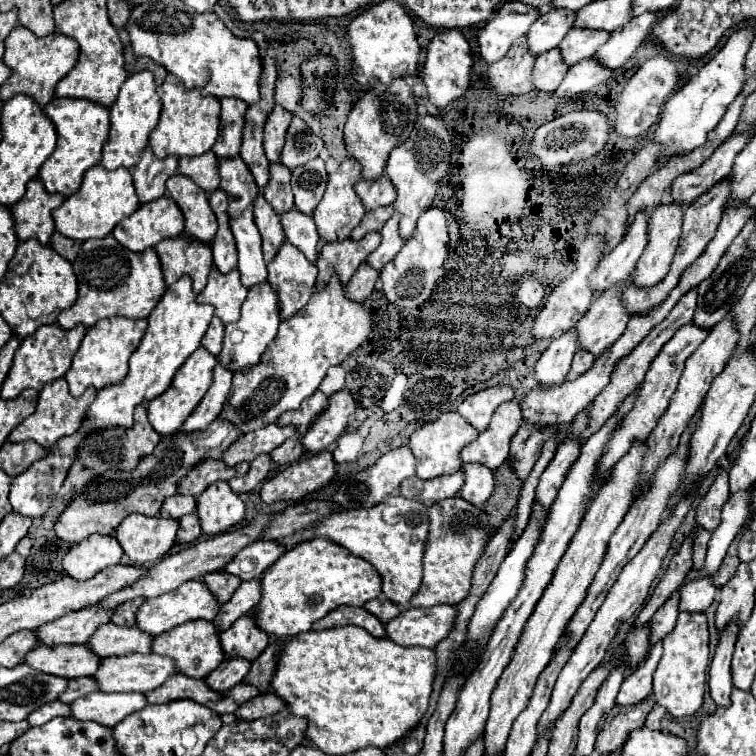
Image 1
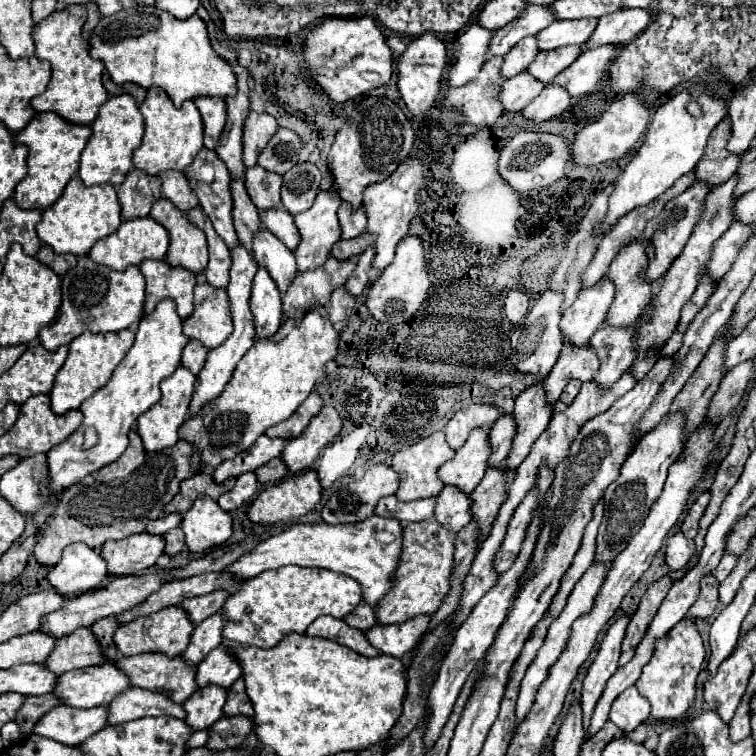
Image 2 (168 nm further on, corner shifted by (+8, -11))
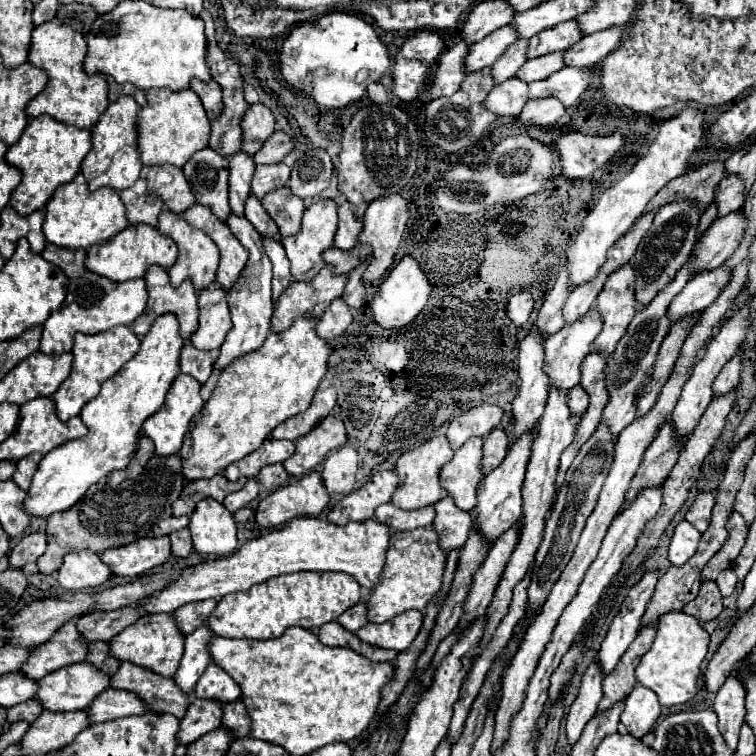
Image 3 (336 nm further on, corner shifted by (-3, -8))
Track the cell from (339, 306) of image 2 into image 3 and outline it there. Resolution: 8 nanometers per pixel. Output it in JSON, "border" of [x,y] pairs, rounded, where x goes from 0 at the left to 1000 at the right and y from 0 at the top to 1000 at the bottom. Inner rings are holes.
{"border":[[[448,393],[425,417],[422,430],[419,430],[419,443],[438,451],[440,446],[448,446],[464,430],[464,425],[467,425],[467,414],[462,403]]]}

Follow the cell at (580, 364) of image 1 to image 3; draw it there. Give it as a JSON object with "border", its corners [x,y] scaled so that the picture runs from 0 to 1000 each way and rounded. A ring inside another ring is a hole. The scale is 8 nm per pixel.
{"border":[[[763,509],[761,515],[755,515],[753,522],[750,522],[750,536],[753,536],[755,549],[769,549],[776,541],[776,536],[779,536],[776,517],[771,517],[769,509]]]}

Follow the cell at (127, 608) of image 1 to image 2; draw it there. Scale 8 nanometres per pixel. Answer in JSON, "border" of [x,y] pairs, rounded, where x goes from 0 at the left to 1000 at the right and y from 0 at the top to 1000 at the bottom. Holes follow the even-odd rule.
{"border":[[[143,815],[143,817],[138,817],[138,820],[130,820],[127,825],[122,825],[122,828],[119,828],[122,839],[127,841],[127,847],[130,847],[132,857],[135,857],[135,868],[140,868],[140,870],[143,870],[143,876],[148,876],[148,878],[156,873],[153,852],[151,852],[151,847],[148,847],[148,841],[151,841],[153,831],[156,831],[156,825],[153,825],[153,820],[151,820],[151,817],[146,817],[146,815]]]}

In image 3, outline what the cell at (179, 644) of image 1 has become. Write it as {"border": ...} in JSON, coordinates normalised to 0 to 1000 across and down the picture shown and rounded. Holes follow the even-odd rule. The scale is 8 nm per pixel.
{"border":[[[163,874],[157,888],[147,896],[147,909],[176,914],[200,940],[226,943],[237,951],[247,940],[253,925],[253,919],[239,917],[229,896],[205,896],[205,890],[194,890],[194,885],[184,885],[184,880],[168,880],[168,874]]]}

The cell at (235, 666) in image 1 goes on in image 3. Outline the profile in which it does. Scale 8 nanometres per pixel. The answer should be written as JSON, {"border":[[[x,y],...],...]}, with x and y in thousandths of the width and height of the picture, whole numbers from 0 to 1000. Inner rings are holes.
{"border":[[[255,922],[245,948],[239,951],[239,964],[234,970],[237,983],[242,985],[255,983],[271,970],[287,964],[292,959],[292,948],[295,948],[295,933],[290,933],[290,927]]]}

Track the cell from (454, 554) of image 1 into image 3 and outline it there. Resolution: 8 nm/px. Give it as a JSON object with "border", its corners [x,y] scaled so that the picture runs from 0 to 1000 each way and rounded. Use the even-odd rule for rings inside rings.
{"border":[[[554,697],[546,702],[520,702],[504,771],[491,782],[491,790],[485,795],[488,821],[509,824],[541,806],[560,808],[570,798],[570,790],[575,790],[575,784],[581,784],[583,779],[589,745],[591,731],[581,726],[581,710],[575,710],[575,700]]]}

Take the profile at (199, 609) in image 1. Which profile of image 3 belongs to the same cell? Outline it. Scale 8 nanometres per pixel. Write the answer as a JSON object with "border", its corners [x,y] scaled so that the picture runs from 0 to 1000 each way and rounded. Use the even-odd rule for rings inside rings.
{"border":[[[210,811],[210,813],[192,813],[173,829],[163,832],[157,840],[152,840],[147,845],[144,856],[147,856],[147,866],[155,869],[157,874],[173,874],[173,877],[194,882],[210,893],[229,896],[231,888],[237,885],[237,874],[239,874],[239,866],[245,858],[242,848],[245,848],[245,843],[242,843],[242,837],[237,837],[237,832],[231,832],[231,821],[226,821],[226,813]]]}

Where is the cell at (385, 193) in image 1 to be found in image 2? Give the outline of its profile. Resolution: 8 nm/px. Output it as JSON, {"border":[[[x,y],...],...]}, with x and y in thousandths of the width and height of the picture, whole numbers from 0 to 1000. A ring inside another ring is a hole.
{"border":[[[450,270],[447,275],[447,291],[450,291],[450,304],[452,304],[452,317],[463,317],[476,312],[479,307],[484,307],[484,294],[481,291],[481,278],[466,278],[460,270]]]}

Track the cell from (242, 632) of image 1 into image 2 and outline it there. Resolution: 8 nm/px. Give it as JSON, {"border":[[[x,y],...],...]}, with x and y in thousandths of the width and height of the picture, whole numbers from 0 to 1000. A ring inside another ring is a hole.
{"border":[[[288,854],[286,860],[280,860],[265,876],[265,884],[259,884],[262,910],[278,907],[278,905],[304,910],[315,897],[317,897],[317,878],[312,878],[312,873],[302,868],[302,860],[296,854]]]}

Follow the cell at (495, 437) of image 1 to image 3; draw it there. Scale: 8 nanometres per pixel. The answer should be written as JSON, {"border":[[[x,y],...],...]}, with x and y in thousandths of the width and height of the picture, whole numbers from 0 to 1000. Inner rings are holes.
{"border":[[[620,581],[602,604],[583,620],[583,642],[602,660],[604,671],[612,676],[623,676],[628,671],[628,647],[634,647],[634,636],[639,636],[639,581]]]}

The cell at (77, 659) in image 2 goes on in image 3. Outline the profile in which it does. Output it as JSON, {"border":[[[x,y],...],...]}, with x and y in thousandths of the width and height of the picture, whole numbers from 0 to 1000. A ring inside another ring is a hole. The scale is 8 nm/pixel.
{"border":[[[91,821],[73,837],[70,845],[44,858],[36,877],[28,882],[28,890],[33,890],[41,898],[54,898],[62,890],[73,885],[83,885],[97,877],[107,877],[115,869],[118,851],[104,837],[99,821]]]}

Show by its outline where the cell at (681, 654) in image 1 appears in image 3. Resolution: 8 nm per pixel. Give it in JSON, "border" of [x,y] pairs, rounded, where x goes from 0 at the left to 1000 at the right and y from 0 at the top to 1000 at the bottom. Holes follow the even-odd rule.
{"border":[[[903,808],[880,811],[872,816],[869,843],[861,858],[851,866],[840,888],[843,901],[866,914],[877,935],[903,933],[922,919],[922,896],[927,888],[927,877],[935,866],[935,858],[938,858],[938,837],[927,829],[927,824],[919,816]]]}

